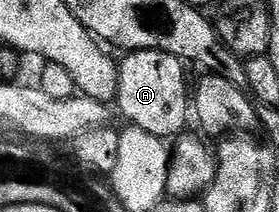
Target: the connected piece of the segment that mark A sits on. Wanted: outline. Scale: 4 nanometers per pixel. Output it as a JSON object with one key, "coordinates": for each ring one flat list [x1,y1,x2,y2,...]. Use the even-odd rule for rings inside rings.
{"coordinates":[[134,50,125,53,123,58,119,63,120,79,115,100,121,116,135,129,165,140,183,135,188,118,190,122,190,82,188,86,185,63,161,50]]}

